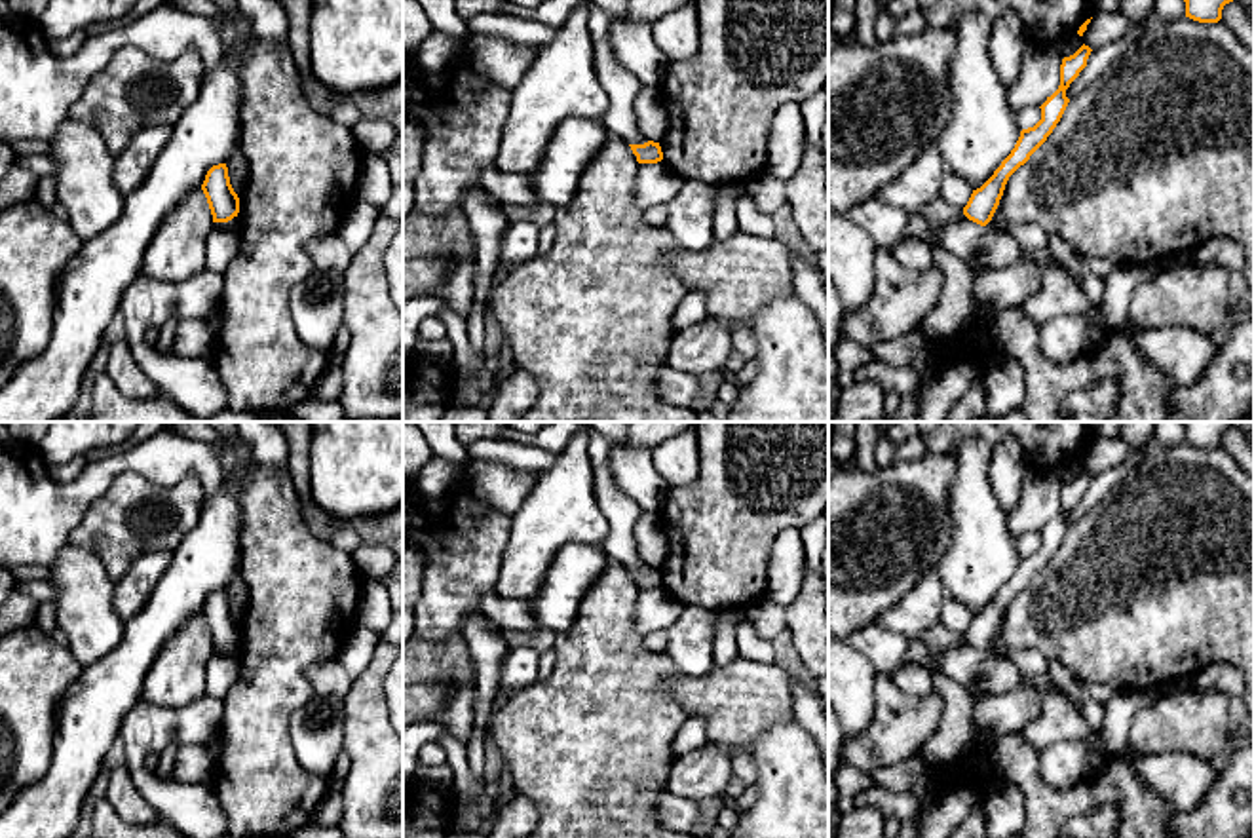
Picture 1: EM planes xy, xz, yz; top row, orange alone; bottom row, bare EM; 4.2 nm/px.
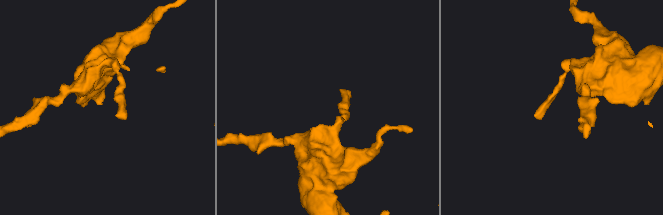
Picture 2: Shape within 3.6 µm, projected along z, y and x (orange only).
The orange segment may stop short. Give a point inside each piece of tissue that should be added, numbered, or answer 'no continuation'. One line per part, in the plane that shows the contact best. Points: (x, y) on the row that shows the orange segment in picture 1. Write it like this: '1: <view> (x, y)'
no continuation

